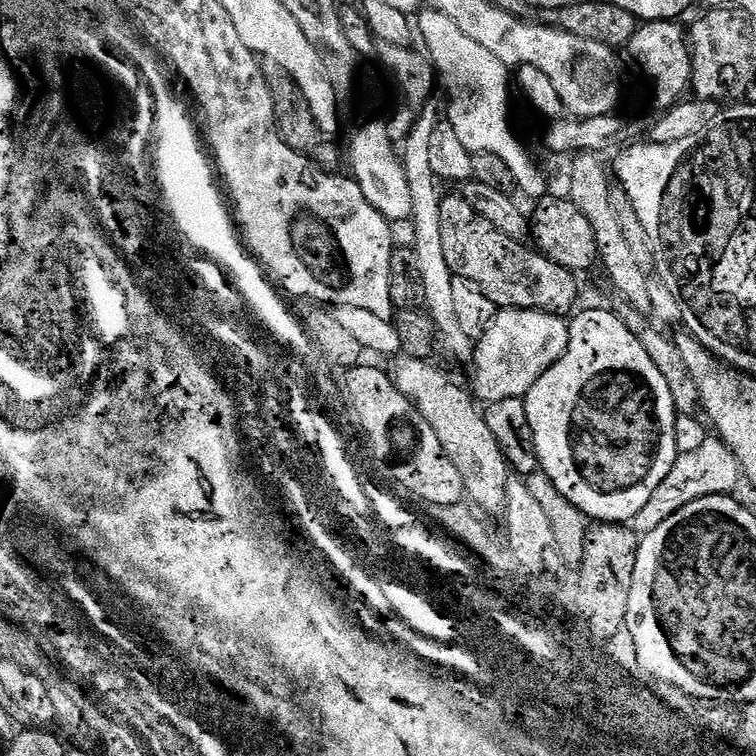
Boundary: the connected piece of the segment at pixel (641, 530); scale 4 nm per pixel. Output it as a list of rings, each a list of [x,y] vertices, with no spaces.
[[[710,438],[702,442],[699,450],[693,450],[691,454],[677,455],[674,466],[670,474],[666,474],[662,486],[658,486],[650,502],[646,502],[646,506],[642,506],[638,514],[634,514],[630,521],[632,528],[640,536],[658,530],[658,526],[662,526],[662,522],[666,522],[670,514],[678,514],[682,506],[703,496],[726,496],[735,493],[739,484],[742,484],[742,473],[736,455],[725,446],[723,440]]]

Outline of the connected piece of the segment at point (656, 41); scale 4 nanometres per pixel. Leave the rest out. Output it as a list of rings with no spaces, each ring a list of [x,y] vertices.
[[[645,20],[637,27],[634,38],[630,38],[626,52],[632,55],[633,62],[644,71],[652,87],[652,100],[660,110],[681,103],[685,95],[683,92],[687,93],[692,83],[692,54],[685,25],[683,28],[676,20]]]

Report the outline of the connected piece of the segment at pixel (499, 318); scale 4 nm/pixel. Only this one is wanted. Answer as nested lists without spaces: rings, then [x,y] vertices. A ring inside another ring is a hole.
[[[505,308],[497,311],[496,318],[481,340],[475,341],[476,359],[472,376],[475,399],[487,406],[502,402],[502,398],[523,398],[529,390],[562,358],[568,345],[569,321],[549,312]]]

